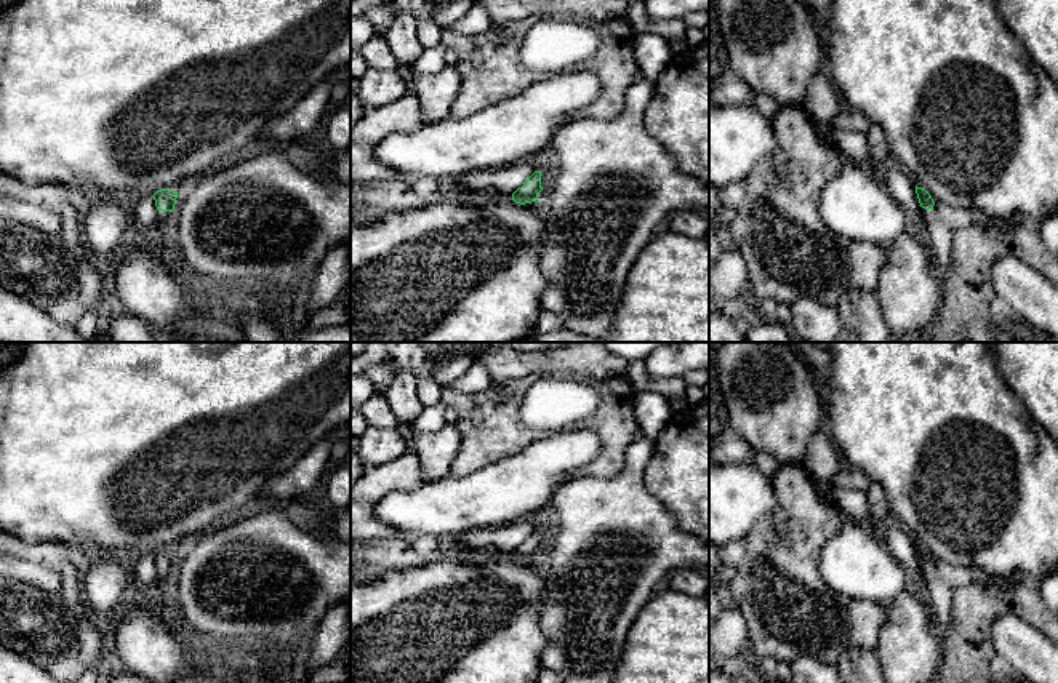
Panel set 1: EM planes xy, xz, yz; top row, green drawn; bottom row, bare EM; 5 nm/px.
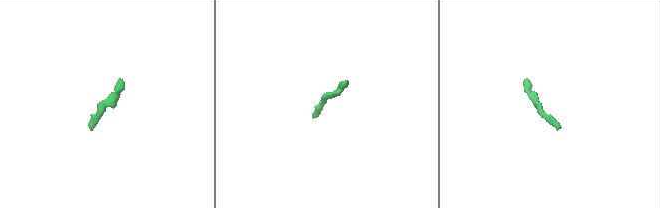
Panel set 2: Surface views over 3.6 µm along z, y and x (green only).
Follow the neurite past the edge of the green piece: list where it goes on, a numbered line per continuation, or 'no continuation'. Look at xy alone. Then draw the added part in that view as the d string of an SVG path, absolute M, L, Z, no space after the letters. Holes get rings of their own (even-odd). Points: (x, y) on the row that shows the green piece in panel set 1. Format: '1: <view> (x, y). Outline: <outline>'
1: xy (164, 218). Outline: M158 211L157 222L160 229L171 230L171 211Z

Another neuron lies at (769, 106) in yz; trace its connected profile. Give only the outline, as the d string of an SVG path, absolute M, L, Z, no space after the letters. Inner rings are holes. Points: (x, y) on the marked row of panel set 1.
M755 94L752 104L771 122L783 109L783 104L779 104L776 99L765 94Z

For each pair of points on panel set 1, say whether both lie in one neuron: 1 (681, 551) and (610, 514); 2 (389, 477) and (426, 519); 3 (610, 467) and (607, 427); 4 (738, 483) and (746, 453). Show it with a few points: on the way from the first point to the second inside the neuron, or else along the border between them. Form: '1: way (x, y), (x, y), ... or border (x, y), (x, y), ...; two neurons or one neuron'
1: way (663, 547), (642, 541), (628, 528); one neuron
2: border (426, 480), (386, 493), (375, 514); two neurons
3: way (610, 458), (610, 437); one neuron
4: border (751, 461), (725, 464); two neurons

